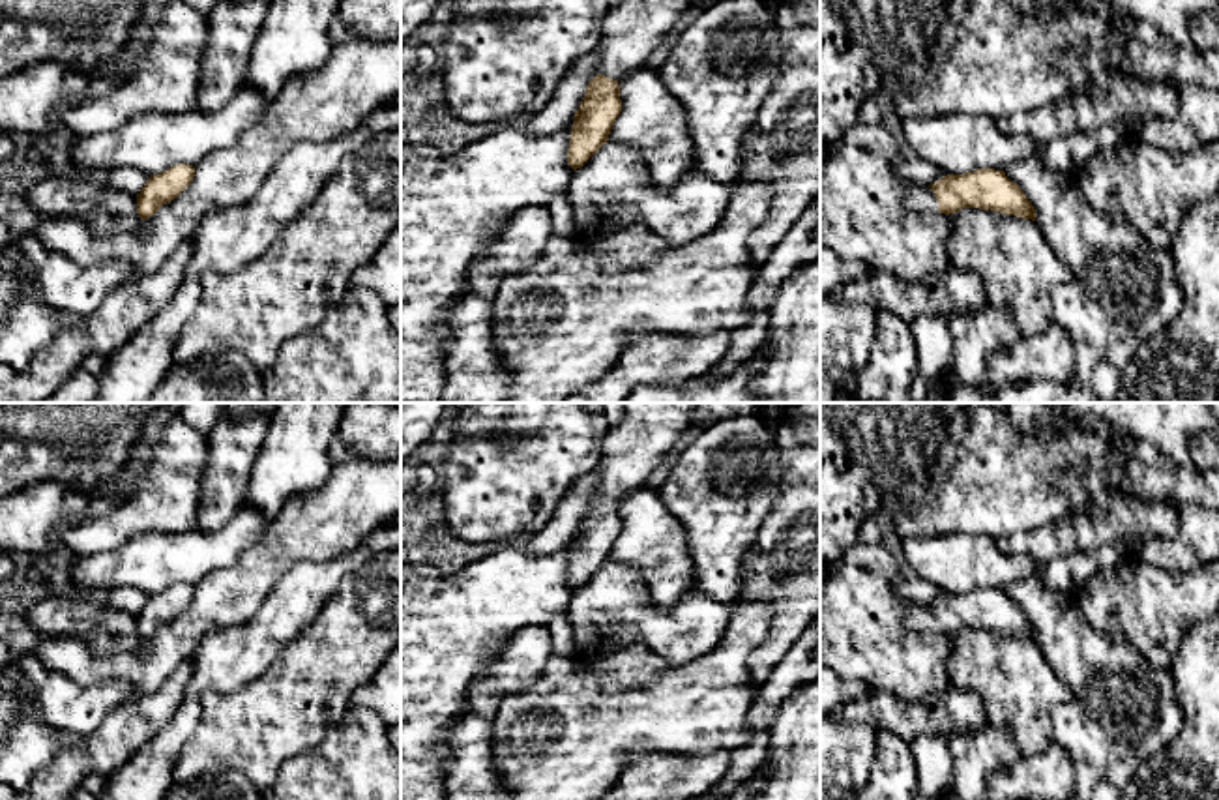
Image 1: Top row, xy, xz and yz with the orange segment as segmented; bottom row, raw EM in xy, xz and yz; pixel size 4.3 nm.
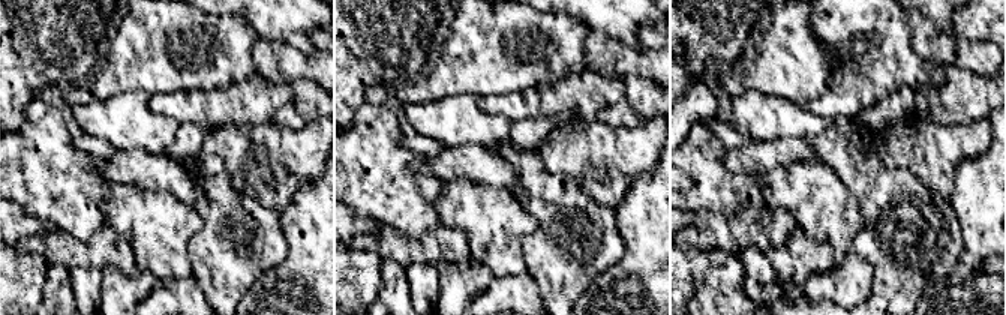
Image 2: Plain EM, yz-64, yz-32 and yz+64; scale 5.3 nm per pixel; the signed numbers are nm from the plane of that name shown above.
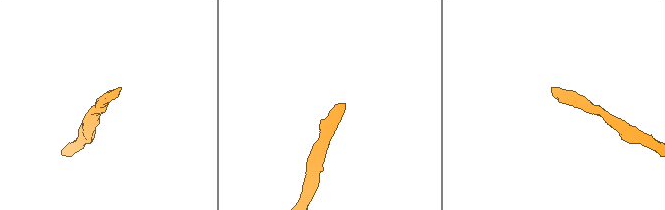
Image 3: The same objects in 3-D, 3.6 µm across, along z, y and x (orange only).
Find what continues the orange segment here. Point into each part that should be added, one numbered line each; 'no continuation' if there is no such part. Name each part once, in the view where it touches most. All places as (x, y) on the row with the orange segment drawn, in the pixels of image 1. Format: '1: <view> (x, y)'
1: yz (918, 197)

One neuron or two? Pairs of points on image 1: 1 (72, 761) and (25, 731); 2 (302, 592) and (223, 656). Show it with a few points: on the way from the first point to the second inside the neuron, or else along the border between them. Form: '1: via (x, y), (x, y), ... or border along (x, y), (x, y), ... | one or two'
1: border along (85, 737), (77, 746), (64, 748), (30, 780) | two
2: via (283, 613), (244, 652) | one

